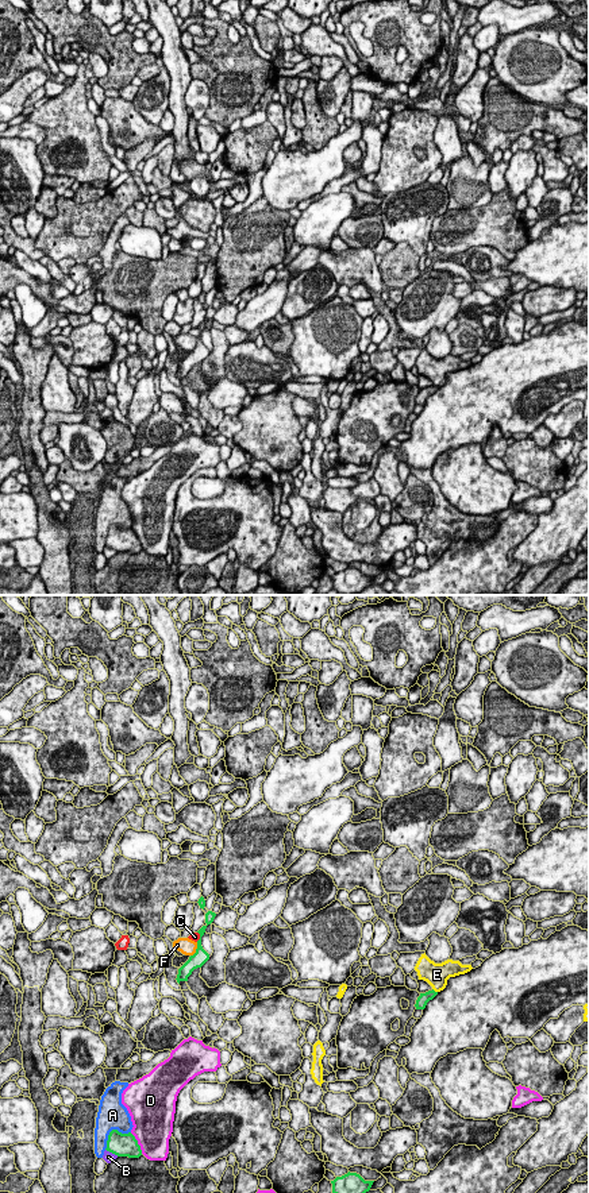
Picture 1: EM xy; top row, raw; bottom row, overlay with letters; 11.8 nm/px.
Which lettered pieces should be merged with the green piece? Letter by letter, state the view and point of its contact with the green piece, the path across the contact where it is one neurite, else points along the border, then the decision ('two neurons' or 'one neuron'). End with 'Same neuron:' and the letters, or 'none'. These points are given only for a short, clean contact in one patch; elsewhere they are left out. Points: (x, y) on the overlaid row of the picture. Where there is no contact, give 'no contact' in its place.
A: contact xy (111, 1131); two neurons
B: contact xy (112, 1153); two neurons
C: contact xy (200, 937); border xy (197, 931), (199, 938), (196, 941); two neurons
D: contact xy (137, 1143); two neurons
E: contact xy (434, 991); two neurons
F: contact xy (196, 949); border xy (197, 942), (197, 948), (191, 956); two neurons
Same neuron: none

